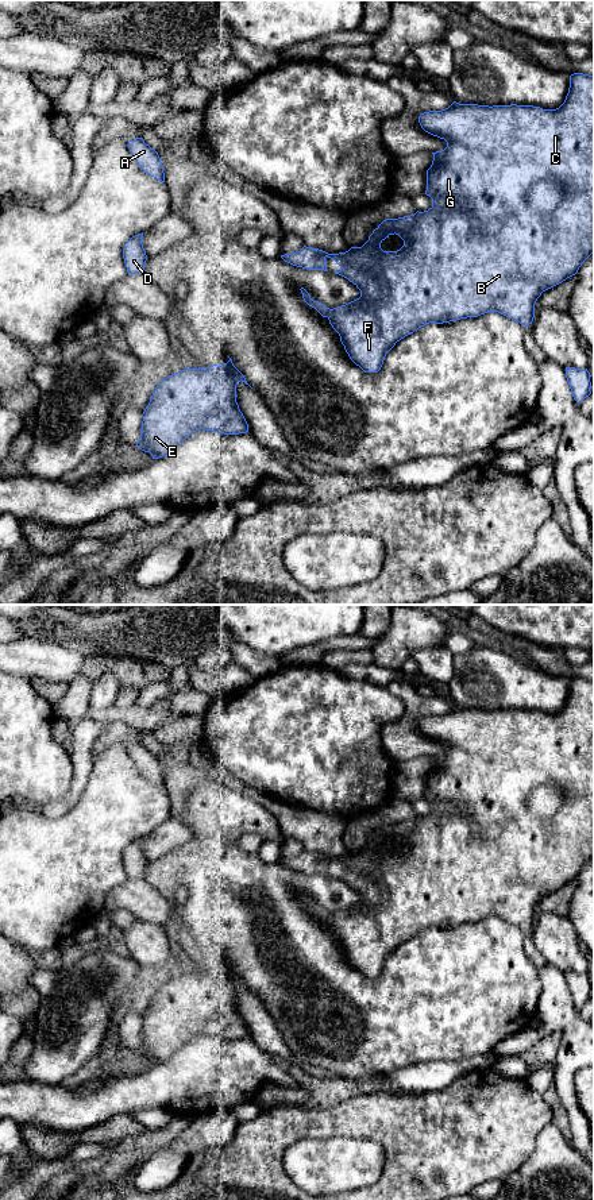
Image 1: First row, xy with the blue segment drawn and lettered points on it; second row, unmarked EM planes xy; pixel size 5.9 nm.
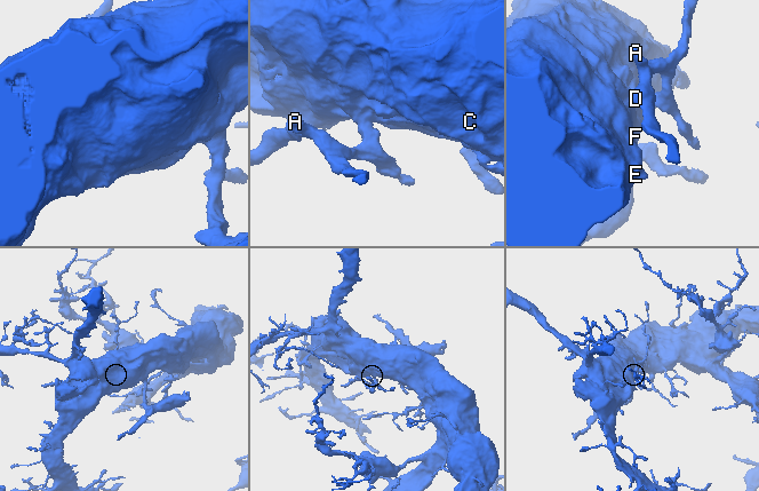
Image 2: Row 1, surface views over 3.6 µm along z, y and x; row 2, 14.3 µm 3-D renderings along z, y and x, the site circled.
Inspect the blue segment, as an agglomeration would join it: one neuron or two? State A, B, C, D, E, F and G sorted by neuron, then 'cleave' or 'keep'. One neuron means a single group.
A B C D E F G | keep

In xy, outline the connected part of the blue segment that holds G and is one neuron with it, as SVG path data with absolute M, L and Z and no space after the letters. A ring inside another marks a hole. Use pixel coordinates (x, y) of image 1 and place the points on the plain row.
M574 678L570 680L570 692L564 707L556 714L543 714L533 710L478 710L459 709L454 706L448 713L441 715L429 715L418 721L421 733L447 746L441 756L432 757L433 765L427 775L425 799L432 803L432 811L424 817L416 817L410 821L383 825L369 841L362 852L351 852L346 857L328 858L319 853L304 850L300 856L281 860L281 863L297 872L309 875L327 875L325 863L333 864L340 875L335 876L359 895L360 902L338 912L329 914L319 906L313 906L309 898L301 892L304 906L315 912L323 922L329 925L332 933L339 938L350 964L364 977L378 977L383 969L386 958L397 946L413 938L429 927L443 929L467 922L478 922L487 917L498 917L522 930L529 930L535 922L535 908L543 896L562 888L575 880L582 868L594 858L594 680ZM390 840L398 840L404 850L397 856L383 856L381 848Z

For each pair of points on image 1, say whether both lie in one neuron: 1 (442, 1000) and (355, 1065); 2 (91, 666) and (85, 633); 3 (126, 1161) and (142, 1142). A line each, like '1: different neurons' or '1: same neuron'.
1: same neuron
2: different neurons
3: same neuron

